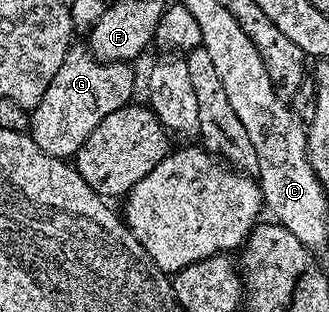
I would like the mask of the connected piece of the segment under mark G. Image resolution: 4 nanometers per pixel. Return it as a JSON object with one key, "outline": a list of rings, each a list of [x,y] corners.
{"outline":[[[73,45],[62,60],[62,68],[54,72],[50,88],[42,92],[42,100],[30,112],[30,133],[34,144],[55,158],[75,159],[86,144],[86,136],[98,128],[98,124],[110,112],[129,105],[133,101],[132,89],[136,86],[136,74],[127,62],[102,62],[92,55],[87,45]]]}

